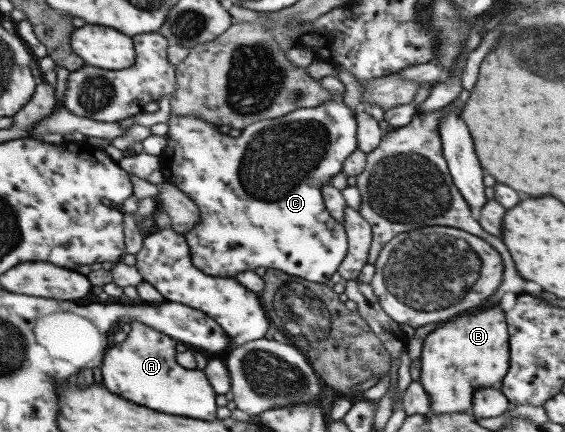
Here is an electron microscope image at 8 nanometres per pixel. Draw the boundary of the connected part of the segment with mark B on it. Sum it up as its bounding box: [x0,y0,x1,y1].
[418,306,508,413]

